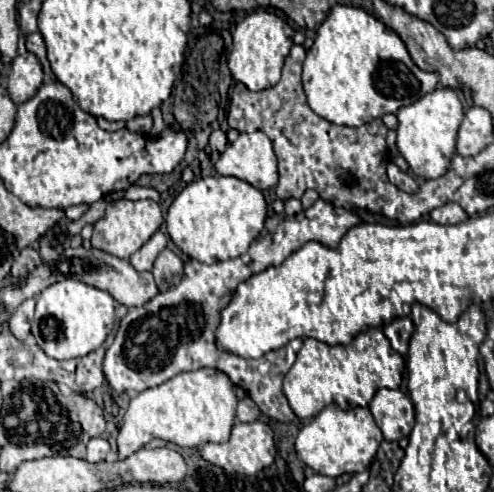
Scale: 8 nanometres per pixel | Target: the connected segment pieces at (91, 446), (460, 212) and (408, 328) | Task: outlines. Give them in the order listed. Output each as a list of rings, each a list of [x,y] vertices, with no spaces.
[[[94,437],[94,439],[90,439],[90,443],[88,443],[88,455],[86,455],[86,461],[90,461],[90,463],[104,461],[108,451],[110,451],[108,441],[106,441],[104,437]]]
[[[446,203],[438,209],[432,211],[432,221],[440,223],[440,225],[454,225],[454,223],[462,223],[468,219],[468,213],[458,205],[458,203]]]
[[[410,317],[396,318],[394,321],[383,326],[383,332],[398,353],[408,351],[408,341],[414,332],[414,323]]]

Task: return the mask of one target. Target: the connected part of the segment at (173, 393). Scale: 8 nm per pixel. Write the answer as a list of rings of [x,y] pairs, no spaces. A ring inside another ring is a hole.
[[[218,369],[184,371],[166,383],[138,393],[120,423],[118,435],[118,457],[124,459],[144,447],[150,439],[160,433],[160,439],[180,447],[200,447],[206,441],[224,443],[230,439],[230,431],[236,419],[236,393],[232,381]]]

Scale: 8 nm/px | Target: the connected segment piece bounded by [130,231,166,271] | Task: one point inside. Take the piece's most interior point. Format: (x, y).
(143, 259)

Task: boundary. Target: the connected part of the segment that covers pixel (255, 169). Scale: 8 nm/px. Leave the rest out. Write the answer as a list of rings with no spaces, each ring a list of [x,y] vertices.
[[[240,133],[216,161],[220,175],[238,177],[252,187],[264,191],[278,183],[278,161],[272,151],[270,139],[262,133]]]

